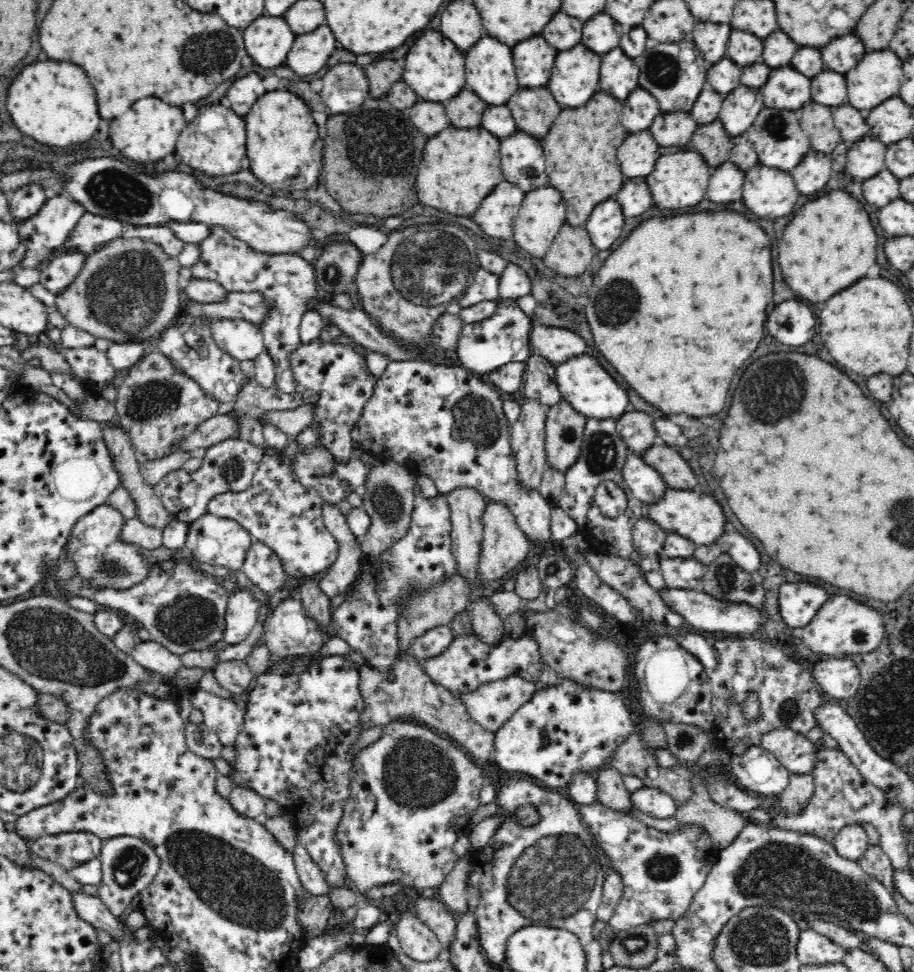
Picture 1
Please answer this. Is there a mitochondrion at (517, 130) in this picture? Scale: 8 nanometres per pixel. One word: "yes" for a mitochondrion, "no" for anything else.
no

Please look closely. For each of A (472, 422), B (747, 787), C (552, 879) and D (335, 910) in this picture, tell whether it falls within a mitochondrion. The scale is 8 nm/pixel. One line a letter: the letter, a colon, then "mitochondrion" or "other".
A: mitochondrion
B: other
C: mitochondrion
D: other

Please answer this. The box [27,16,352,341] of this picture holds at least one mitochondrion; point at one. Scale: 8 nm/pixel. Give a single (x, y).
(114, 192)

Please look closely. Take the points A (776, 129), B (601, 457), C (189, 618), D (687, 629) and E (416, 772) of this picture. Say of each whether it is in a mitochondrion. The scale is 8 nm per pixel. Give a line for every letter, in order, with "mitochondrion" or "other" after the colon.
A: mitochondrion
B: mitochondrion
C: mitochondrion
D: other
E: mitochondrion

